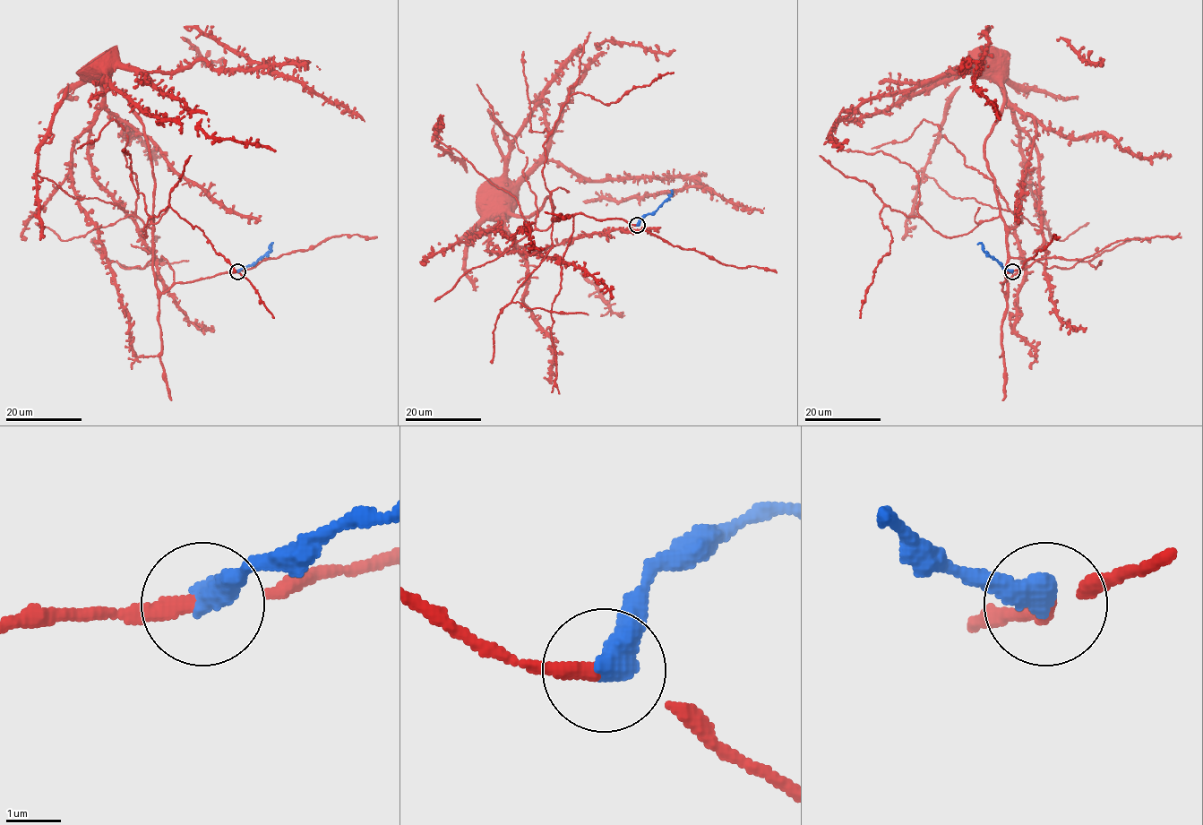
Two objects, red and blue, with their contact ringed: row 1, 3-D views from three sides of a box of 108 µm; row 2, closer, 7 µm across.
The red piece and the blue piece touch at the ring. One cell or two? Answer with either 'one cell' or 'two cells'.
two cells

